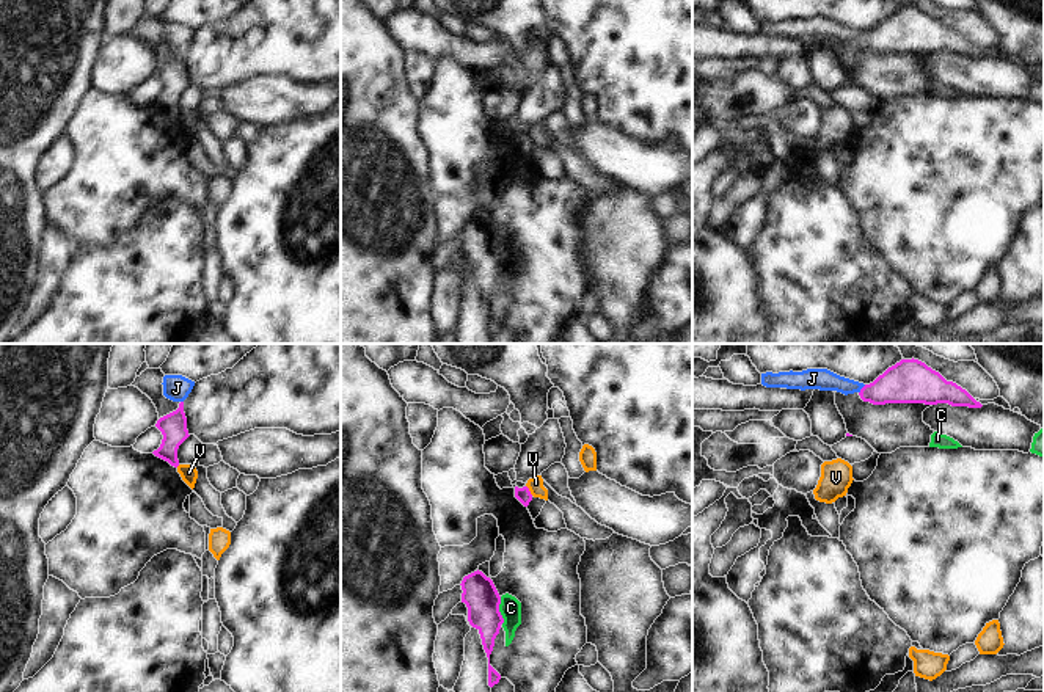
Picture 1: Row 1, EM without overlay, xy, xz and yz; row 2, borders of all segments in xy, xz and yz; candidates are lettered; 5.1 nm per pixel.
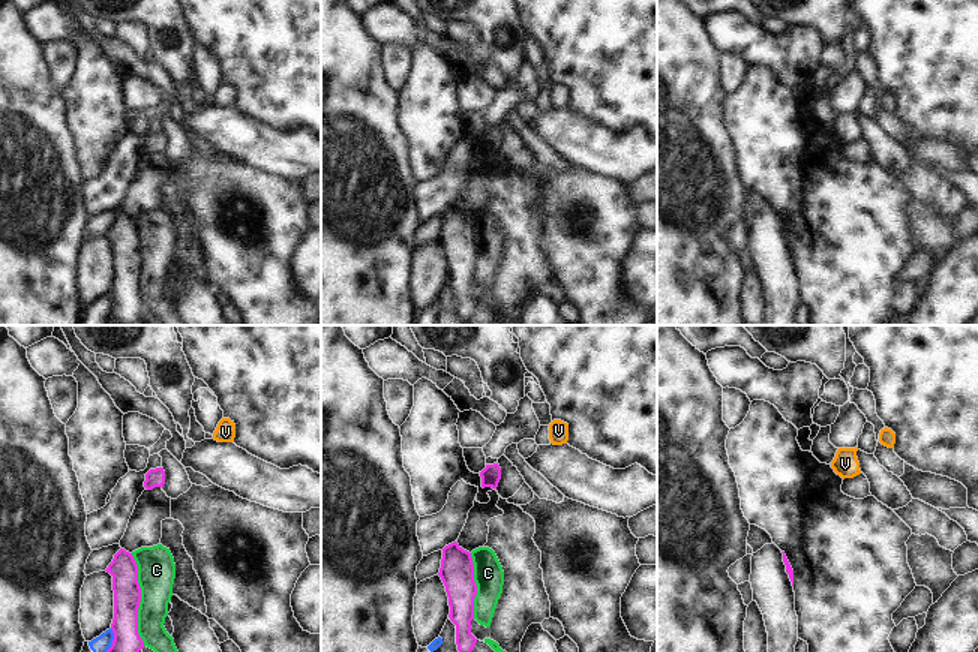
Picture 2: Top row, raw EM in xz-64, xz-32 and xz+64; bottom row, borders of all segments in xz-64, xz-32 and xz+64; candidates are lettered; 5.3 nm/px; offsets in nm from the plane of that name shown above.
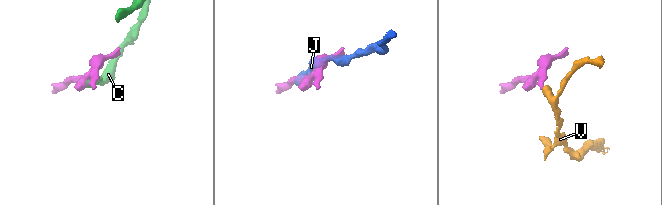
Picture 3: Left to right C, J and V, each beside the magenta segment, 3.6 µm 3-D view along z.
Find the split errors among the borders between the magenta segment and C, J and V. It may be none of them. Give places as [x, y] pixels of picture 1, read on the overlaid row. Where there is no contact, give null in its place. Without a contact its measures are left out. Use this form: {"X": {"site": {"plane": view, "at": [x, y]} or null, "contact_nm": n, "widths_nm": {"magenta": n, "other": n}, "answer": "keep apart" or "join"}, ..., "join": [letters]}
{"C": {"site": {"plane": "xz", "at": [498, 611]}, "contact_nm": 140, "widths_nm": {"magenta": 180, "other": 110}, "answer": "keep apart"}, "J": {"site": {"plane": "yz", "at": [861, 389]}, "contact_nm": 60, "widths_nm": {"magenta": 220, "other": 110}, "answer": "keep apart"}, "V": {"site": {"plane": "xz", "at": [528, 490]}, "contact_nm": 70, "widths_nm": {"magenta": 80, "other": 80}, "answer": "keep apart"}, "join": []}

